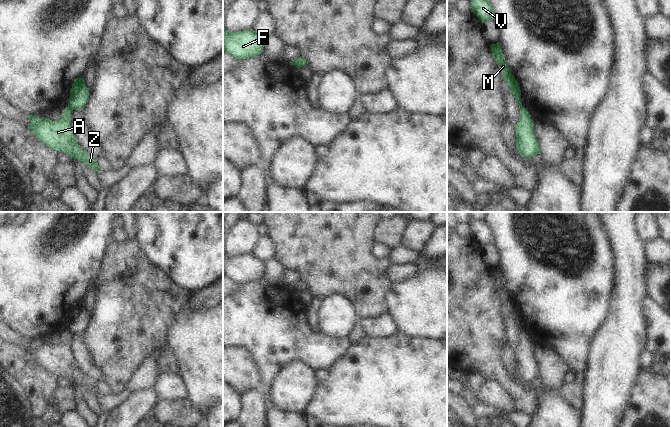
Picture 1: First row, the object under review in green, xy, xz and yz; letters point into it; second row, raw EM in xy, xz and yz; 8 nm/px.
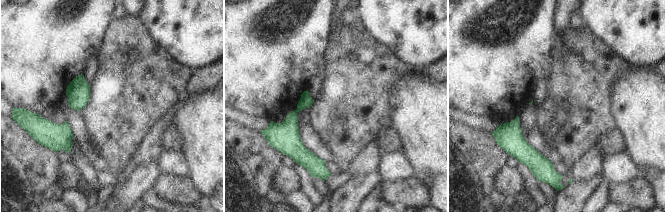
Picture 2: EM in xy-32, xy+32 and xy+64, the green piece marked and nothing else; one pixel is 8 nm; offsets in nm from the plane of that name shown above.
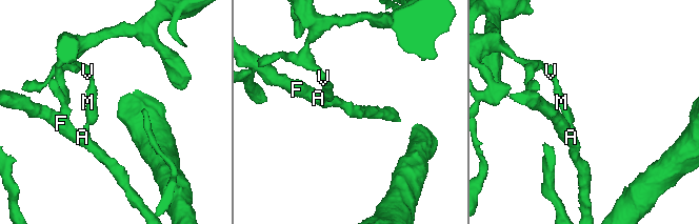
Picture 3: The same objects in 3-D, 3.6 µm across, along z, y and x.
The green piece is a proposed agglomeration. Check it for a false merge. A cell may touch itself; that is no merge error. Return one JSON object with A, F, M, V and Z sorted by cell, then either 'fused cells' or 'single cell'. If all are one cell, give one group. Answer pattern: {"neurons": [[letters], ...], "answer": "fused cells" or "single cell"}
{"neurons": [["A", "F", "Z"], ["M", "V"]], "answer": "fused cells"}

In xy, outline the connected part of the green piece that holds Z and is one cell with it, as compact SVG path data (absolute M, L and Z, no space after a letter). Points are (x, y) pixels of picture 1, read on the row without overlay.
M66 331L62 342L58 345L51 345L44 341L38 343L38 339L25 338L30 344L28 352L43 368L57 376L66 377L71 383L84 386L97 398L101 395L97 390L97 382L88 378L75 362L70 347L71 335L72 333Z

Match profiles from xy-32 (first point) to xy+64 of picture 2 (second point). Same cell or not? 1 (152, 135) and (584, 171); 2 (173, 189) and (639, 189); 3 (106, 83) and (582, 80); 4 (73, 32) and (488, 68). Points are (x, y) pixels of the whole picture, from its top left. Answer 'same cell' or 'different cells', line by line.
1: same cell
2: same cell
3: same cell
4: same cell

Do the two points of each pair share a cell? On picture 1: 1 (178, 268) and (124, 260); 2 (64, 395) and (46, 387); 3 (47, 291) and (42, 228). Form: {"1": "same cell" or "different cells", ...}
{"1": "different cells", "2": "different cells", "3": "same cell"}

